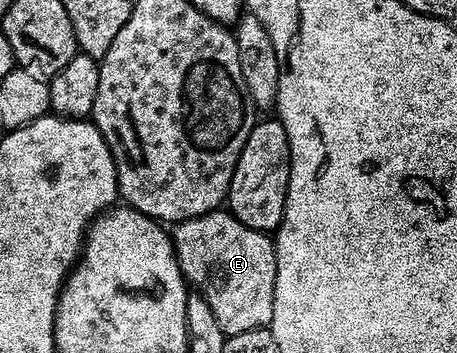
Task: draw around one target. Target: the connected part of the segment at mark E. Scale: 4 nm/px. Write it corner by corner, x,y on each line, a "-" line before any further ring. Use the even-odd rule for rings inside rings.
215,210
177,223
174,243
176,261
185,281
209,304
225,337
271,325
276,246
269,233
238,222
227,210

